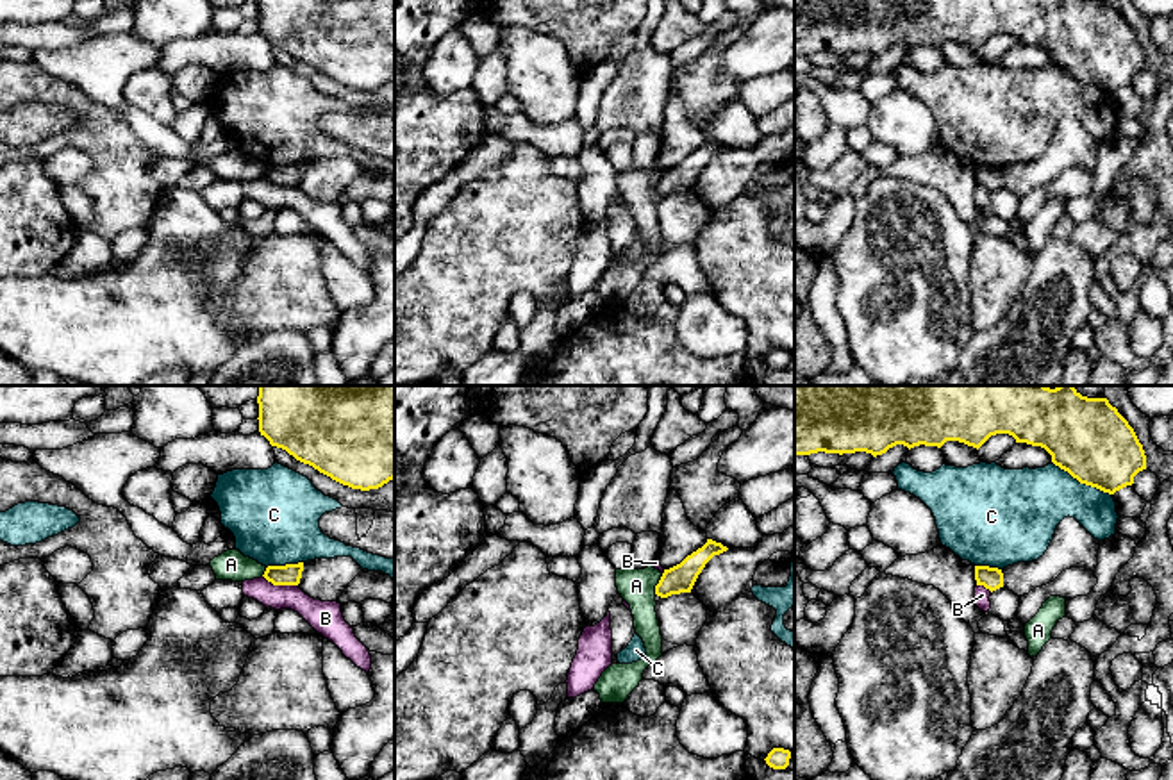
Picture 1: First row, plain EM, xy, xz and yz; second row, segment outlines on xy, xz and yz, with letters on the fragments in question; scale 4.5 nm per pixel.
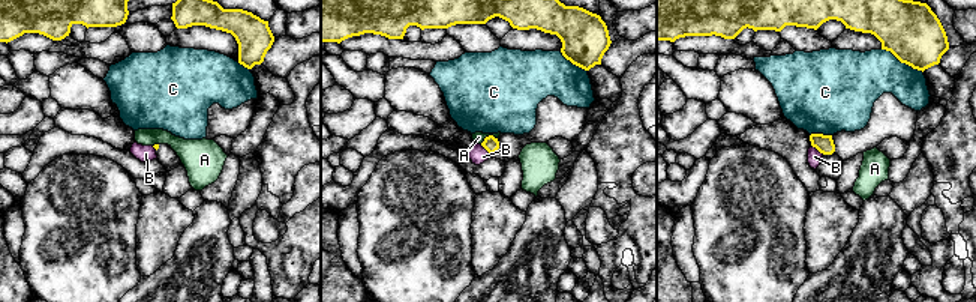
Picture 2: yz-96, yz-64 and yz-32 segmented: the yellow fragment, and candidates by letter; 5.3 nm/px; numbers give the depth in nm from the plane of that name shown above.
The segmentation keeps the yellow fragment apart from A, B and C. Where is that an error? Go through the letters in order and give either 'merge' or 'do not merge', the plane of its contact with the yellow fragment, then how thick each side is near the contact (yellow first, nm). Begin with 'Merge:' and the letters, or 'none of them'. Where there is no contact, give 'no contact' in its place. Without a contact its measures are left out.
Merge: none of them
A: do not merge; meets yellow in xz; 130 nm thick on the yellow side, 160 nm on the other
B: do not merge; meets yellow in xy; 100 nm thick on the yellow side, 140 nm on the other
C: do not merge; meets yellow in yz; 360 nm thick on the yellow side, 300 nm on the other

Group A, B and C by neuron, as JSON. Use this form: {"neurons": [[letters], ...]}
{"neurons": [["A"], ["B"], ["C"]]}

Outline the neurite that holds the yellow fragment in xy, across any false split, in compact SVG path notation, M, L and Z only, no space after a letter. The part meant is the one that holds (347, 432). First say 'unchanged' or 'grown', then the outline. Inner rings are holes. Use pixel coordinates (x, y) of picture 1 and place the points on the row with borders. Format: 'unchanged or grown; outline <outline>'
unchanged; outline M259 386L259 432L271 446L352 489L379 489L395 478L395 386Z

